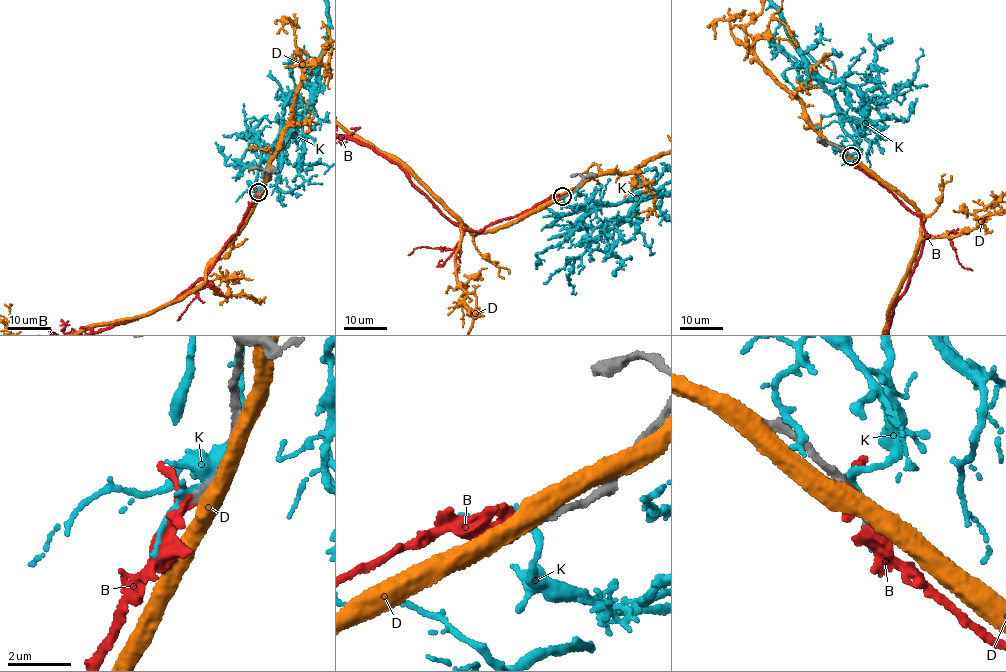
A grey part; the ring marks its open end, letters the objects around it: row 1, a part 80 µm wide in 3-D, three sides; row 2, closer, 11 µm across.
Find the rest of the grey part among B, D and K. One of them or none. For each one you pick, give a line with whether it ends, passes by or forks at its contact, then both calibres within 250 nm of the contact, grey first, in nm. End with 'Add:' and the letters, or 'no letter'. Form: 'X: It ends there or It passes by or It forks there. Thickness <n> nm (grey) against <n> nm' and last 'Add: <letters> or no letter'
B: It passes by. Thickness 280 nm (grey) against 260 nm
Add: B

